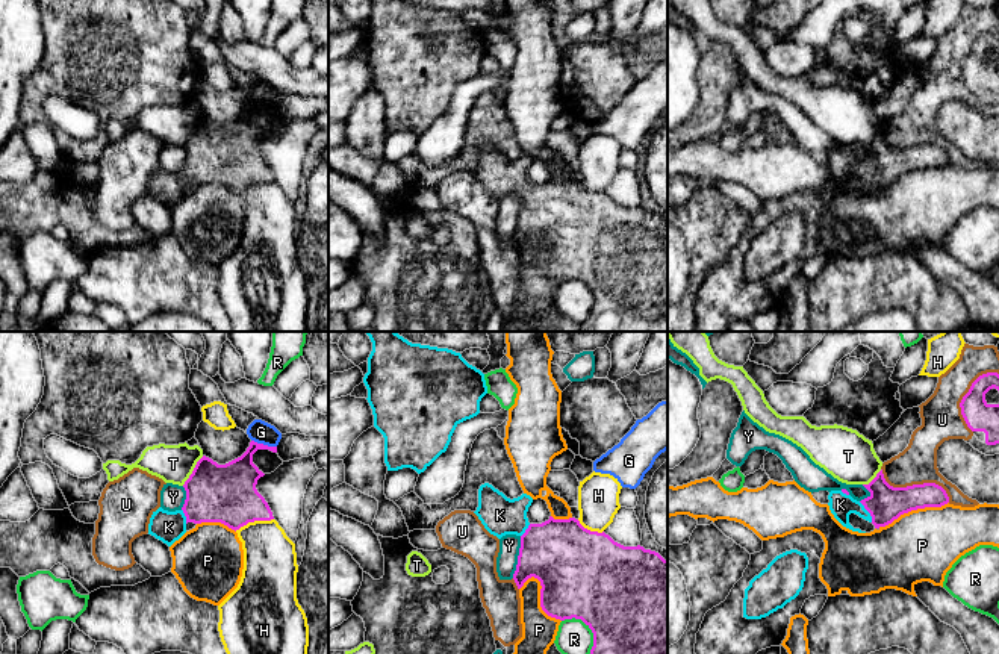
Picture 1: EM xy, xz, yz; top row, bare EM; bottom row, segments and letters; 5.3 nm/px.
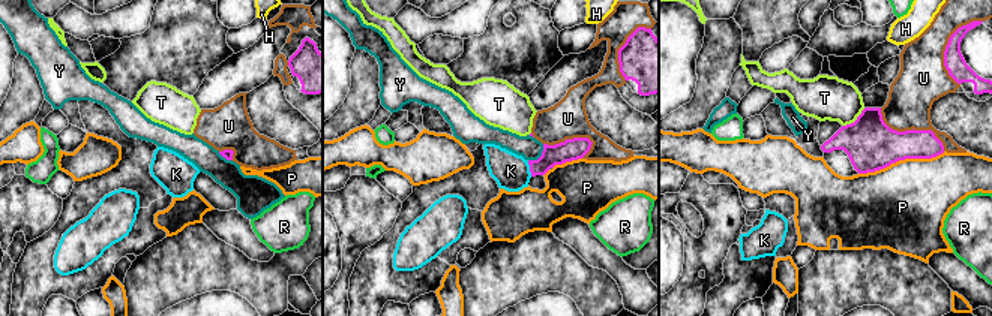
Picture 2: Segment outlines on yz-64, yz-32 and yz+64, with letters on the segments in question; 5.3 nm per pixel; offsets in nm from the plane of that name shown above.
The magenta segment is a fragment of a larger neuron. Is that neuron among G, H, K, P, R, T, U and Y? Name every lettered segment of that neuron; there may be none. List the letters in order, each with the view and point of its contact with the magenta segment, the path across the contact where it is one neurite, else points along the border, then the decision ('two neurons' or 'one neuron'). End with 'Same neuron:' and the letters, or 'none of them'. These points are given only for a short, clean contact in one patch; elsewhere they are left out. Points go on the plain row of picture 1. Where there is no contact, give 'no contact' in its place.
G: contact xy (262, 105); border xy (252, 100), (276, 108); two neurons
H: contact xy (253, 182); border xy (273, 179), (250, 182), (235, 191); two neurons
K: contact yz (868, 171); way yz (886, 164), (880, 170), (868, 171), (840, 165); one neuron
P: contact yz (913, 170); two neurons
R: contact xz (594, 295); two neurons
T: contact xy (192, 132); border xy (203, 117), (182, 146); two neurons
U: contact yz (914, 146); two neurons
Y: contact xz (518, 218); border xz (521, 197), (516, 230), (512, 238); two neurons
Same neuron: K

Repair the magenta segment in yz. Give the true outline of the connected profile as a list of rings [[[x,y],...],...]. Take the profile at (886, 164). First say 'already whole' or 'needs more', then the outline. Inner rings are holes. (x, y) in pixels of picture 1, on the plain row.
needs more; [[[882,130],[869,145],[863,145],[863,147],[870,153],[870,156],[861,162],[854,160],[846,150],[831,151],[828,156],[829,160],[828,167],[834,179],[843,188],[858,194],[866,194],[866,192],[861,192],[860,189],[854,189],[849,185],[851,174],[858,176],[860,179],[872,183],[875,189],[879,189],[892,185],[901,176],[908,174],[911,171],[925,170],[925,168],[941,168],[949,164],[949,157],[941,147],[935,144],[923,144],[907,148],[893,148],[885,142]]]

